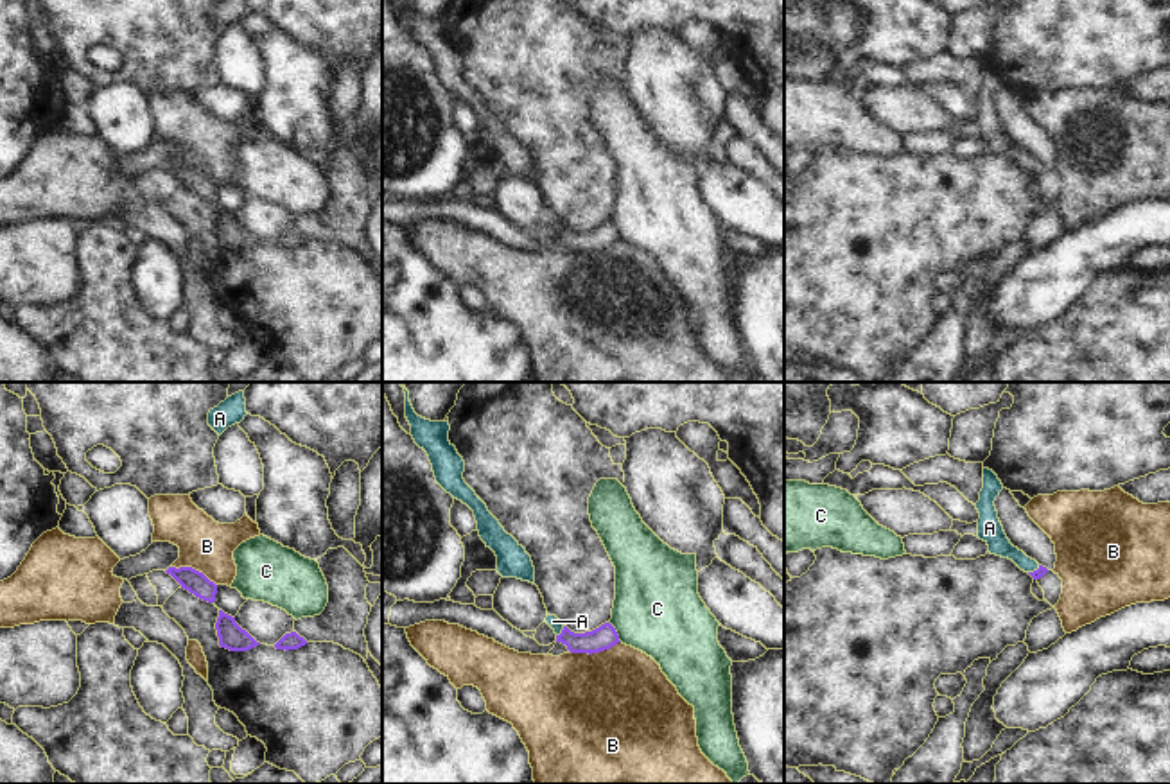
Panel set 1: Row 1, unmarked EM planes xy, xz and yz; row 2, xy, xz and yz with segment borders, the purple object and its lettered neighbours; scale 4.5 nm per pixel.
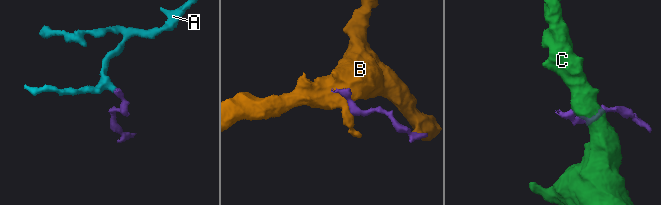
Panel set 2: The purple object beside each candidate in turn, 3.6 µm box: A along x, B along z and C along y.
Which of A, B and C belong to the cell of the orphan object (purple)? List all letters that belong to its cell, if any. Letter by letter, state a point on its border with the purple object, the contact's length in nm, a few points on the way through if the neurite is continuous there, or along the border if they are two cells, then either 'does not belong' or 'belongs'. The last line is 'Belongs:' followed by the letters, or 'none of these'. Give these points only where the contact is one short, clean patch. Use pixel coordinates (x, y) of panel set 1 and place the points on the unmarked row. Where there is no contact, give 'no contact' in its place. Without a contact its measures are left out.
A: meets purple in xz at (562, 230); contact 60 nm long; runs through xz (603, 235), (569, 237), (562, 230), (553, 219); belongs
B: meets purple in xz at (594, 250); contact 240 nm long; does not belong
C: meets purple in xz at (616, 230); contact 110 nm long; border along xz (609, 221), (621, 239); does not belong
Belongs: A

